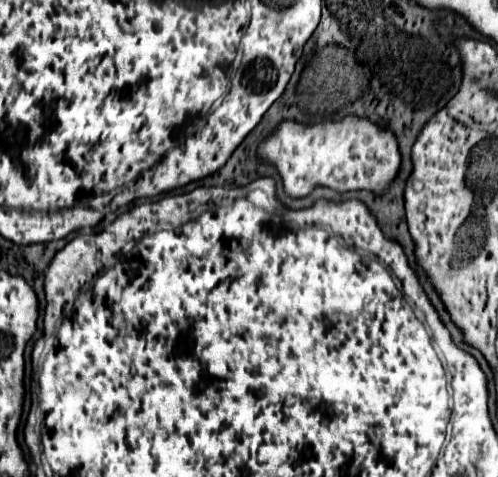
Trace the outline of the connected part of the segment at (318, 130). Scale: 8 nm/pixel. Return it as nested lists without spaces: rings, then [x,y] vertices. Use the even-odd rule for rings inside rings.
[[[346,117],[340,123],[326,121],[312,127],[284,121],[266,141],[260,143],[258,155],[278,169],[290,197],[304,197],[316,185],[336,191],[370,189],[382,193],[400,167],[400,153],[394,135],[378,129],[368,119],[358,117]]]

